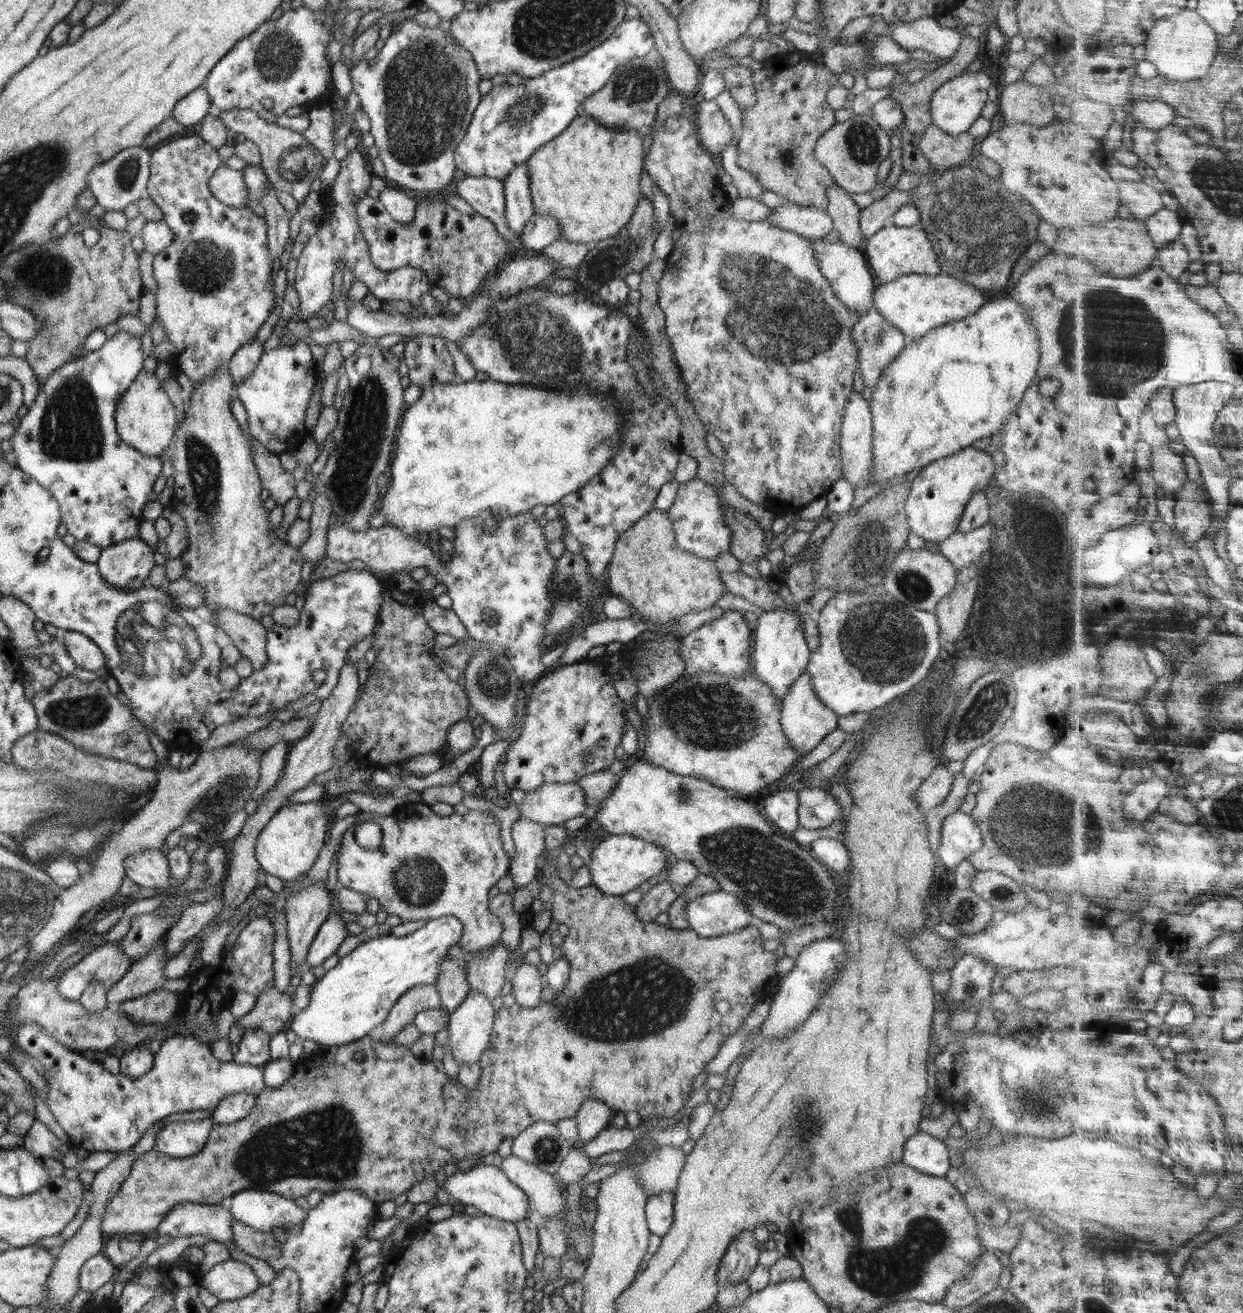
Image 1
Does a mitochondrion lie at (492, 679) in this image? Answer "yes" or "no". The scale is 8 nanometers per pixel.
yes

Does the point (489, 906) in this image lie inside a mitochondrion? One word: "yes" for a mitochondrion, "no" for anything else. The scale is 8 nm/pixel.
no

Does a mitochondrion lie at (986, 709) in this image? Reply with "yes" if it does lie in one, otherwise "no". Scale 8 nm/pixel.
yes

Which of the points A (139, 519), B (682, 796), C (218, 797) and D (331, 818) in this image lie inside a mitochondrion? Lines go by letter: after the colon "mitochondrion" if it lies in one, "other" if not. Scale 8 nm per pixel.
A: other
B: mitochondrion
C: mitochondrion
D: other

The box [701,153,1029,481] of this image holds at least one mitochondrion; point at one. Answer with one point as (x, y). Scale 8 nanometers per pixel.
(789, 323)

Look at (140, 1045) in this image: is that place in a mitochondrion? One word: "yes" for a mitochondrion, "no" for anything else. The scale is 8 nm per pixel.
no

